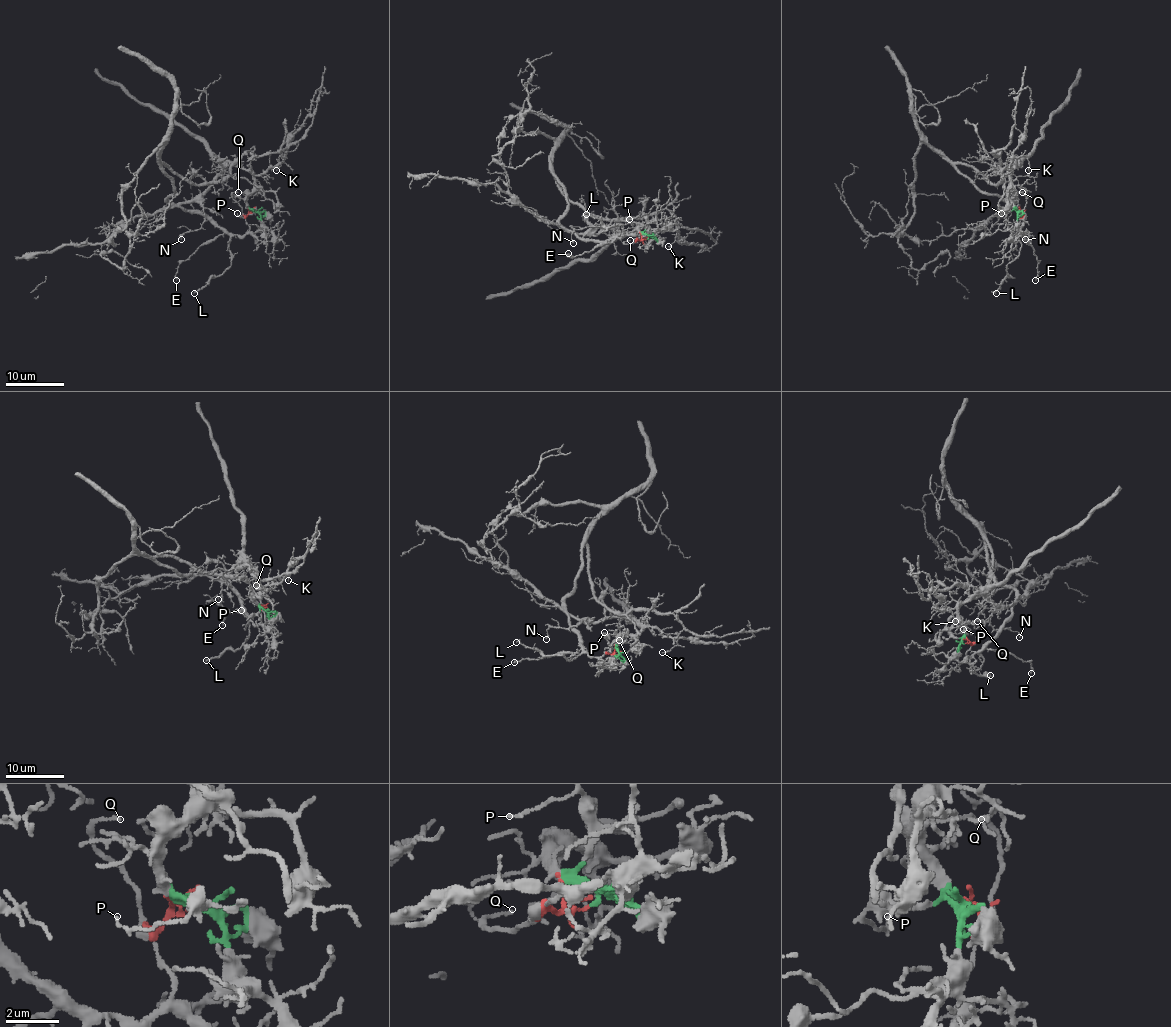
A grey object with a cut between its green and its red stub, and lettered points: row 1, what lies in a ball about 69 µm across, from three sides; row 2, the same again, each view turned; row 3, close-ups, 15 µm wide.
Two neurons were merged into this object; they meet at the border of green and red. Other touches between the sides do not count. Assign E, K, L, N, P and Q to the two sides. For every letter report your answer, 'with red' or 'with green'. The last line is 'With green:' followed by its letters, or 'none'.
E: with red
K: with green
L: with red
N: with green
P: with green
Q: with red
With green: K, N, P

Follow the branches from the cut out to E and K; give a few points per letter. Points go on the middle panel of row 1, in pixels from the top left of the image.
E: (645, 239), (639, 240), (641, 236), (635, 234), (615, 237), (609, 243), (571, 256), (569, 253)
K: (647, 239), (639, 227), (647, 227), (651, 221), (658, 220), (676, 233), (674, 241), (668, 246)

